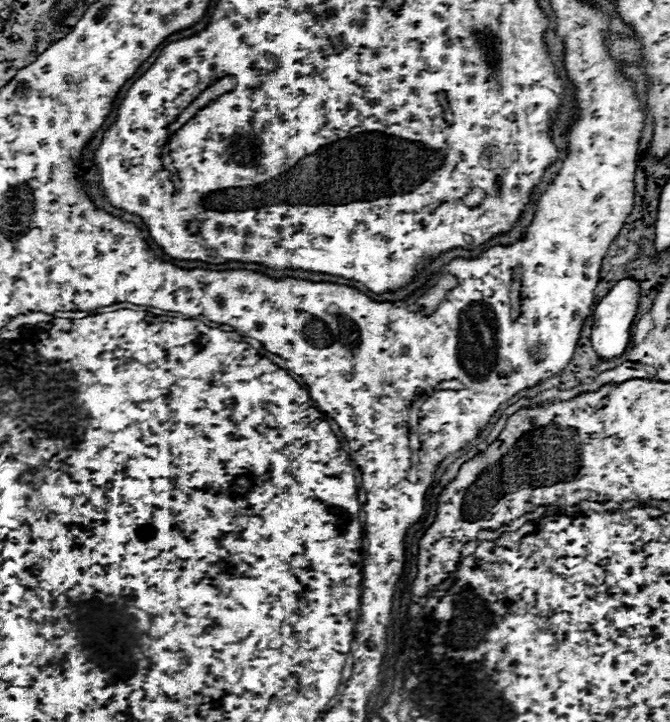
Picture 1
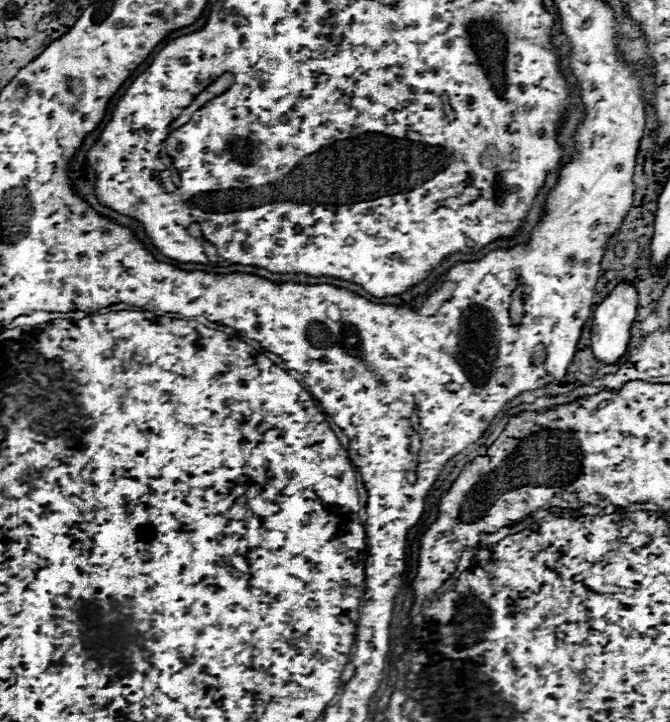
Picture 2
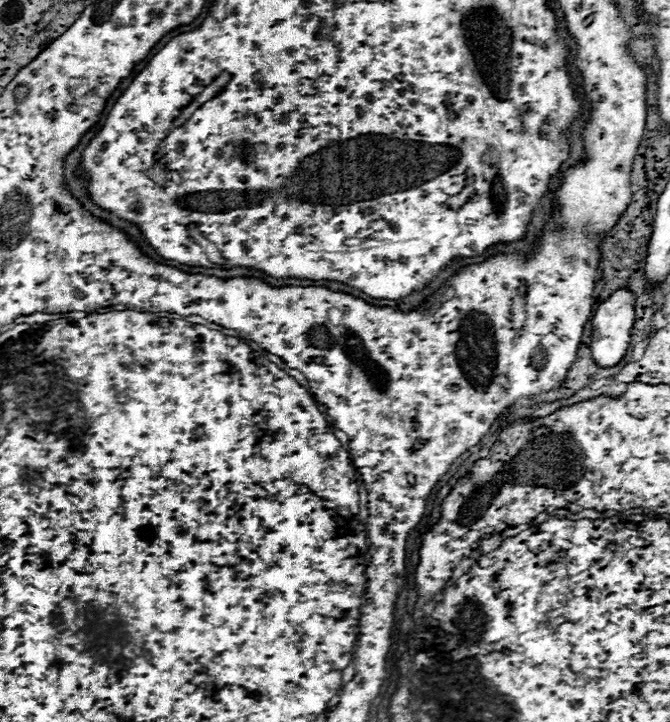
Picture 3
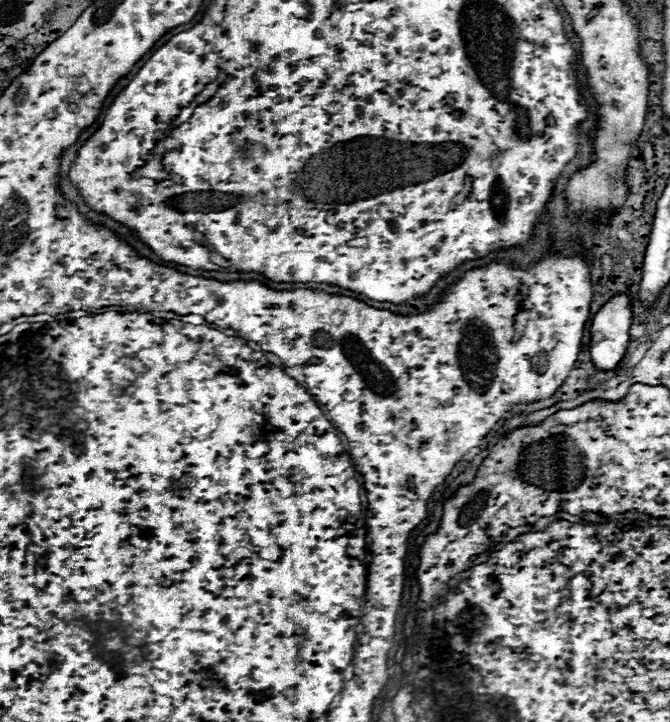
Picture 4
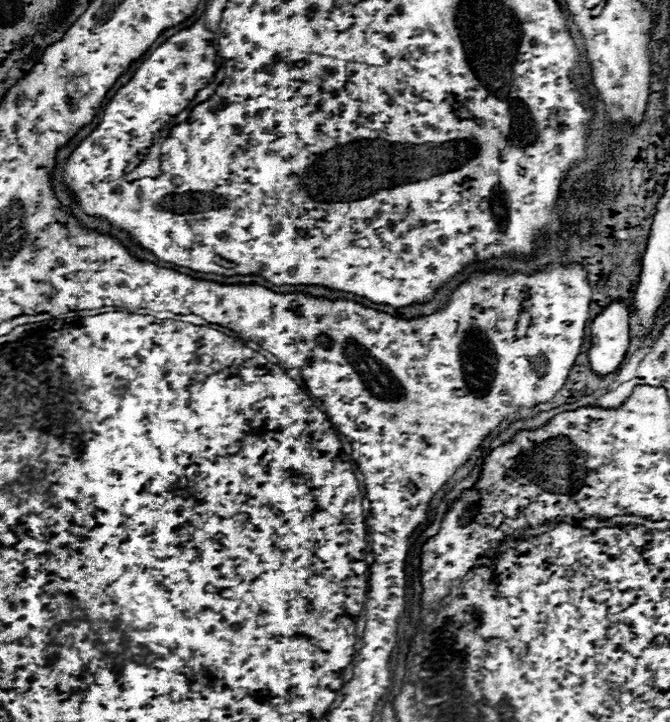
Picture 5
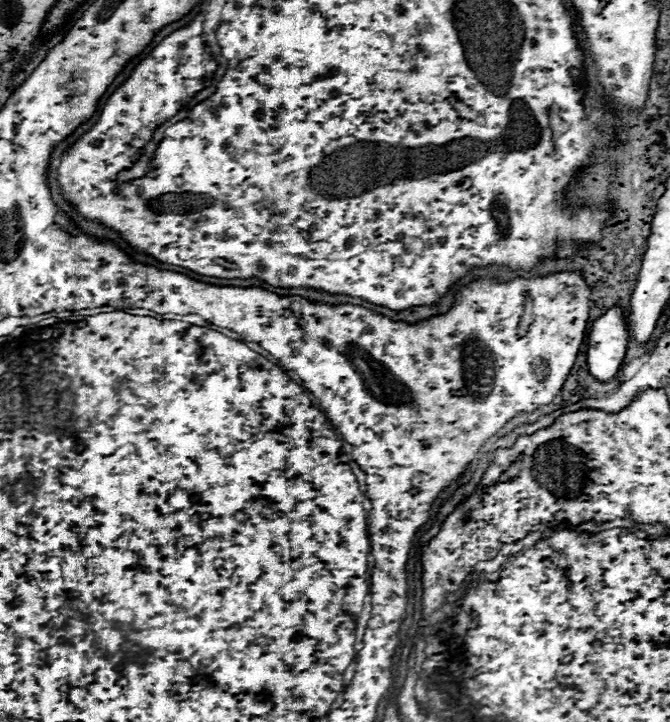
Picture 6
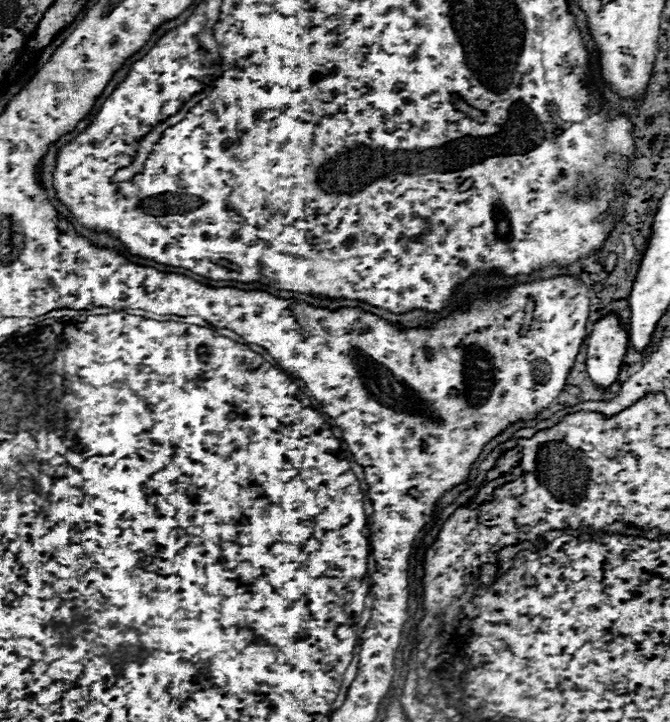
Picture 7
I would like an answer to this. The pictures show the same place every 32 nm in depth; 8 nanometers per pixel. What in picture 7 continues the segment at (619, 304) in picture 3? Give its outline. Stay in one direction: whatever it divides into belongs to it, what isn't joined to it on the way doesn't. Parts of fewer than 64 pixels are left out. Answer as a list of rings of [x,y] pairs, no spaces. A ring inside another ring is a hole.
[[[608,314],[594,324],[594,330],[588,336],[586,372],[598,388],[606,390],[618,380],[626,350],[628,334],[614,314]]]

